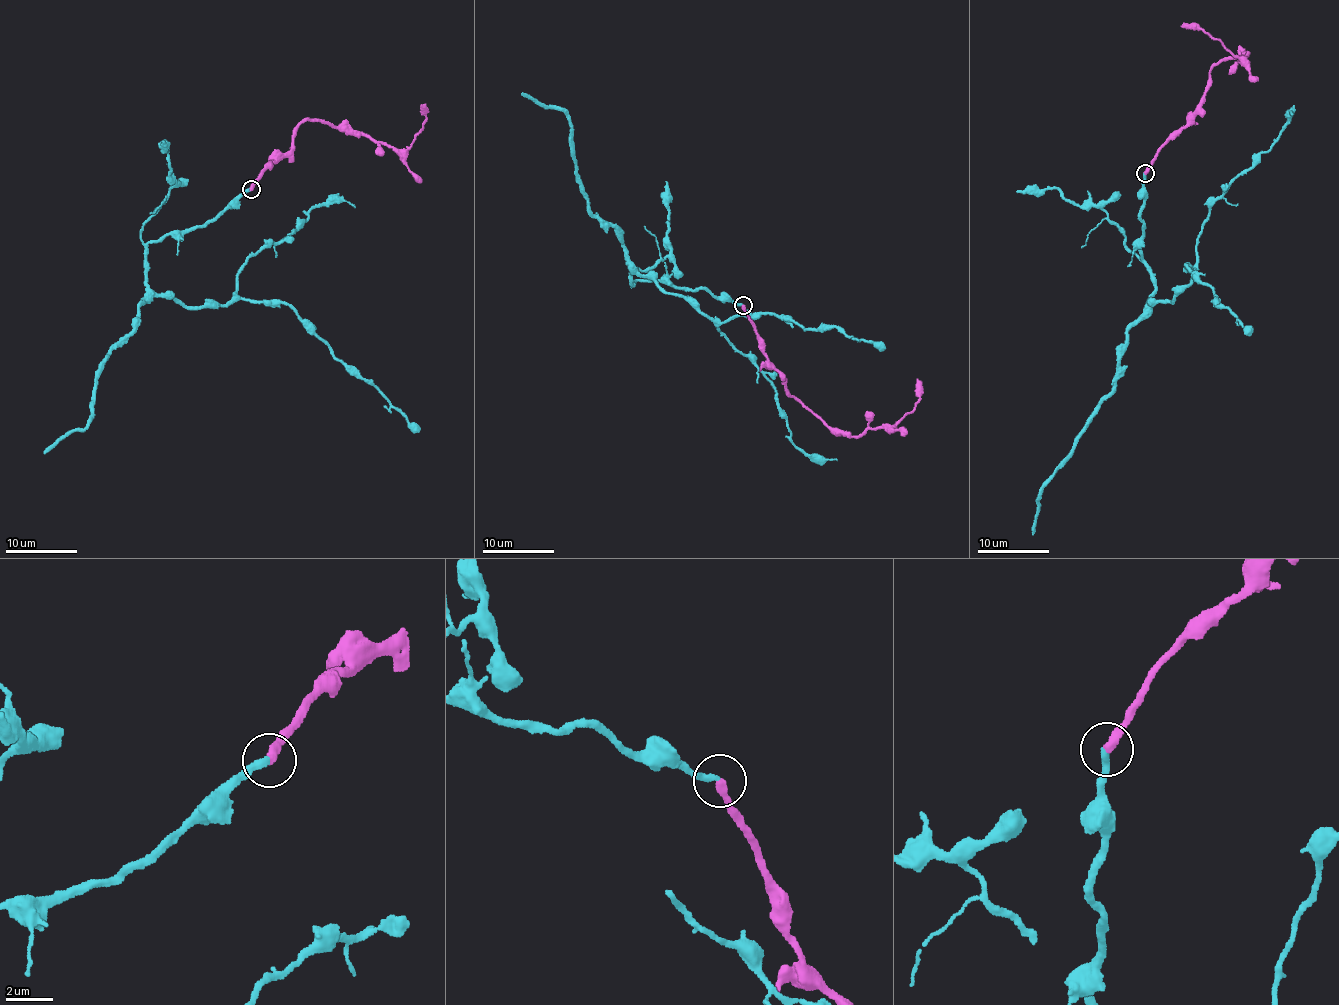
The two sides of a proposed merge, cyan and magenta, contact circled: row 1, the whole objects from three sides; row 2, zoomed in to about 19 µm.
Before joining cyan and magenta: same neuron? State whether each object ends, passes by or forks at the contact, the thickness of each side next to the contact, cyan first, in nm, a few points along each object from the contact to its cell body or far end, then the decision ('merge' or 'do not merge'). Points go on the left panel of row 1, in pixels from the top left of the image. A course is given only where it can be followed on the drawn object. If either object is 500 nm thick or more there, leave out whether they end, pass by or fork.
cyan ends there; magenta ends there; 280 nm thick on the cyan side, 360 nm on the other; cyan runs (251, 188), (213, 220), (151, 241), (147, 286), (186, 306), (281, 300), (420, 430); magenta runs (251, 188), (266, 166), (292, 149), (292, 136), (300, 124), (315, 120), (403, 149), (426, 122), (420, 105); merge

